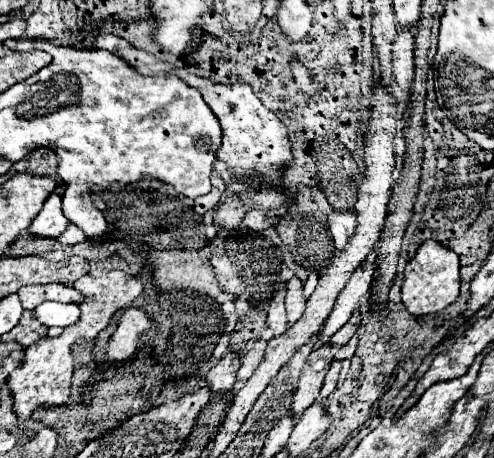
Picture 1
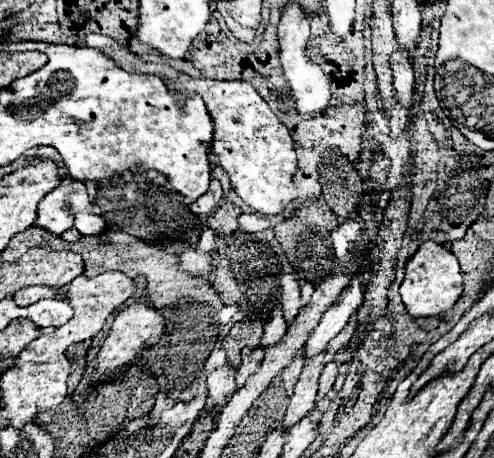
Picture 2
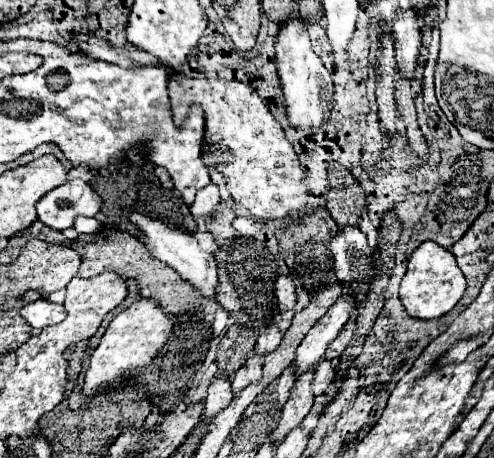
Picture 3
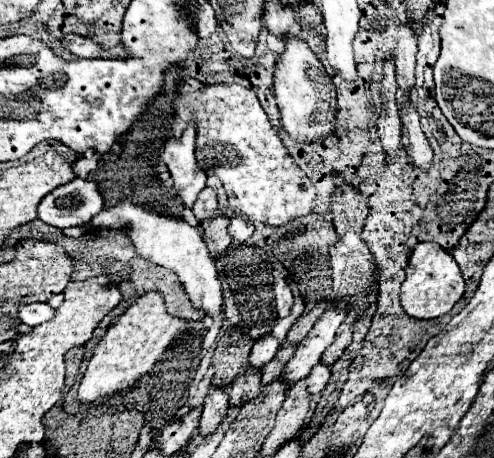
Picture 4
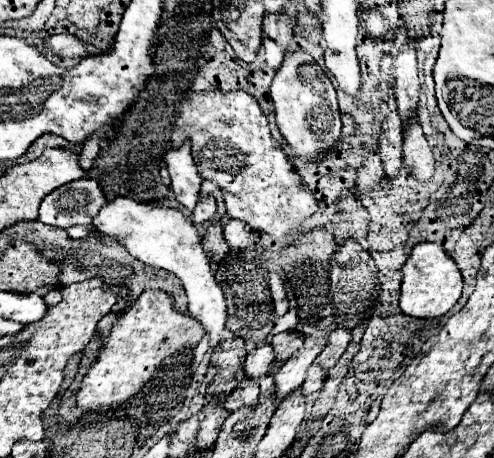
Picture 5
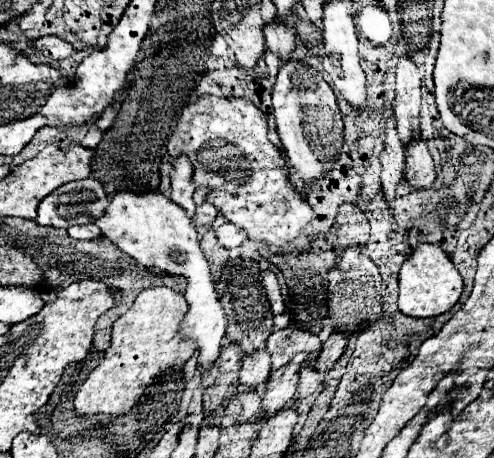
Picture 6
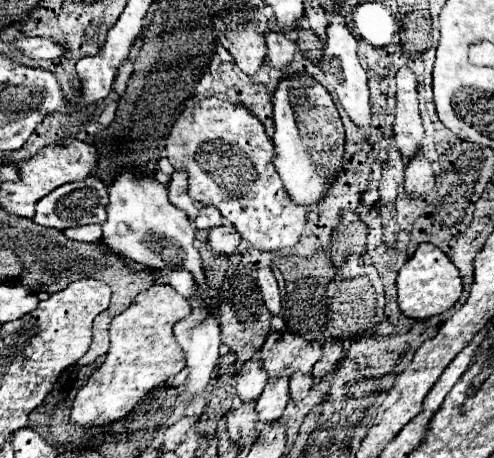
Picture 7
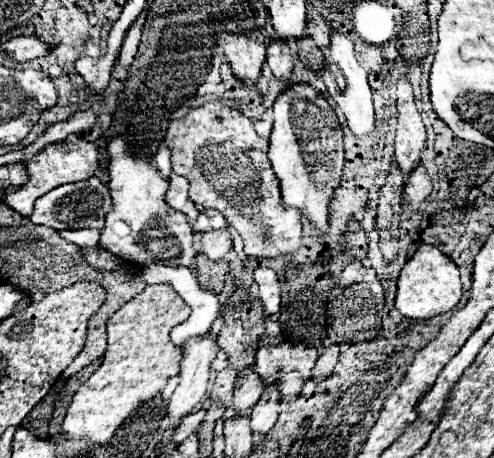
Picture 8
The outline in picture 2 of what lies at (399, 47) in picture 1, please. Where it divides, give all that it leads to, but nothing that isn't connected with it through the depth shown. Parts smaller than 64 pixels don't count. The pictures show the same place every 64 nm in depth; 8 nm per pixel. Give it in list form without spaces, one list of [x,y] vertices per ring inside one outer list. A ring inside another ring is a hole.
[[[394,50],[392,54],[392,72],[394,72],[394,92],[398,98],[398,104],[404,110],[410,110],[412,106],[412,92],[414,92],[414,72],[408,56],[400,50]]]

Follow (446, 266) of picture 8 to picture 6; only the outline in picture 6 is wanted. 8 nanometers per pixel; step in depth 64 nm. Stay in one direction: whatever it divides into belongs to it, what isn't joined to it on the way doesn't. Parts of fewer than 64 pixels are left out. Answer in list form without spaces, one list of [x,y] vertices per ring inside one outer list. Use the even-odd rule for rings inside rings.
[[[418,244],[412,256],[400,268],[400,298],[398,308],[412,318],[430,318],[448,312],[462,294],[462,276],[448,258],[448,254],[436,244]]]

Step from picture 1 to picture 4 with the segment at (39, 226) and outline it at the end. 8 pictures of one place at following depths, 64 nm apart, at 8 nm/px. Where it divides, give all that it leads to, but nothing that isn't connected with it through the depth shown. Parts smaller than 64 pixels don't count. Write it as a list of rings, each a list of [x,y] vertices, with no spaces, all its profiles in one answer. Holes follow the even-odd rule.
[[[76,178],[52,190],[38,204],[38,218],[56,228],[86,226],[100,210],[104,200],[92,180]]]

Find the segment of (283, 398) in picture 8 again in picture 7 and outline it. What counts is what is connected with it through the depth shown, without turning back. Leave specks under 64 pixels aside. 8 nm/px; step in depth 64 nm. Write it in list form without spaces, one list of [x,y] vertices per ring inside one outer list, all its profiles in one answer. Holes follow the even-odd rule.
[[[302,372],[292,374],[292,378],[290,378],[290,398],[292,400],[302,400],[308,394],[308,388],[310,388],[312,382],[314,380],[312,380],[310,374],[302,374]]]

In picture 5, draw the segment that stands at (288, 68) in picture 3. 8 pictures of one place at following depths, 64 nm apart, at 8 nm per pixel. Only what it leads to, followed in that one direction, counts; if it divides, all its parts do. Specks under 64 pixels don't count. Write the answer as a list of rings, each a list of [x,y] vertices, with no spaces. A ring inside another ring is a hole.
[[[304,50],[286,54],[270,86],[270,96],[276,108],[276,124],[286,144],[302,162],[316,160],[320,154],[326,154],[340,140],[342,132],[334,86],[328,80],[328,76],[324,76],[320,66],[308,64],[314,64],[314,60]]]

